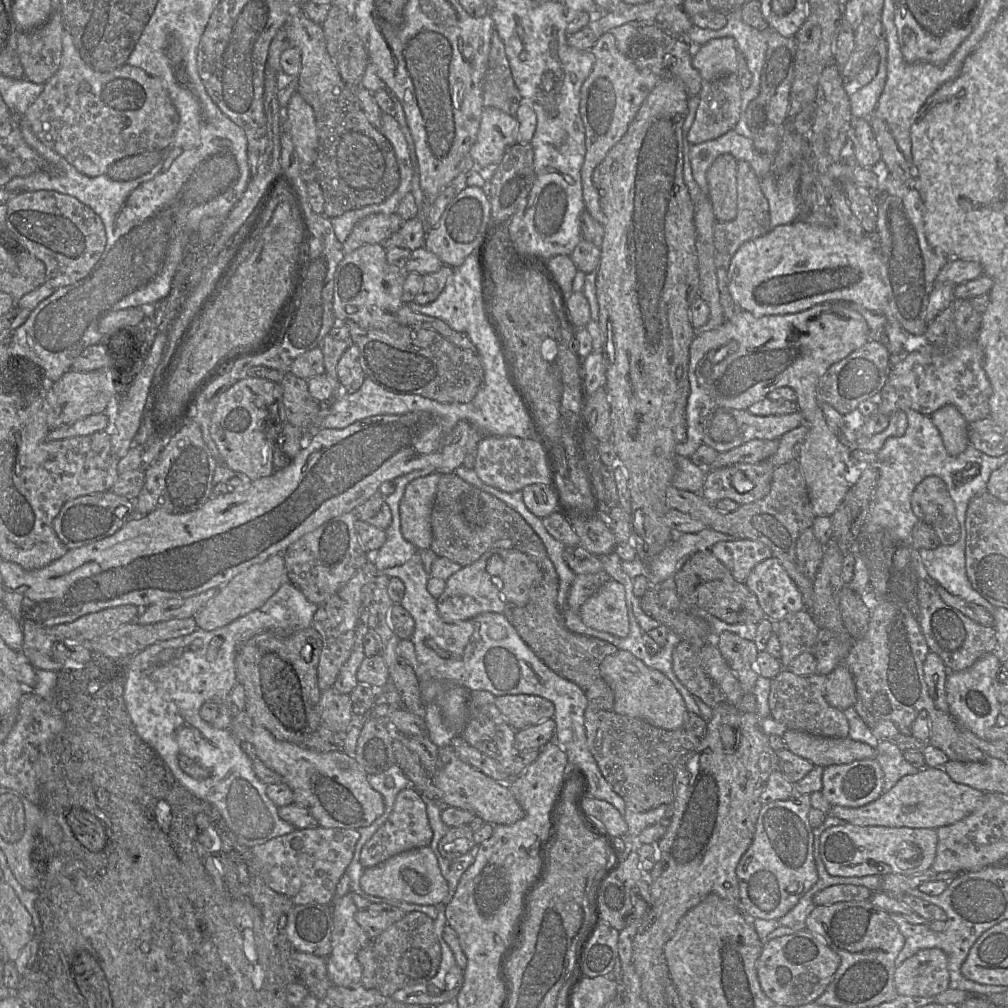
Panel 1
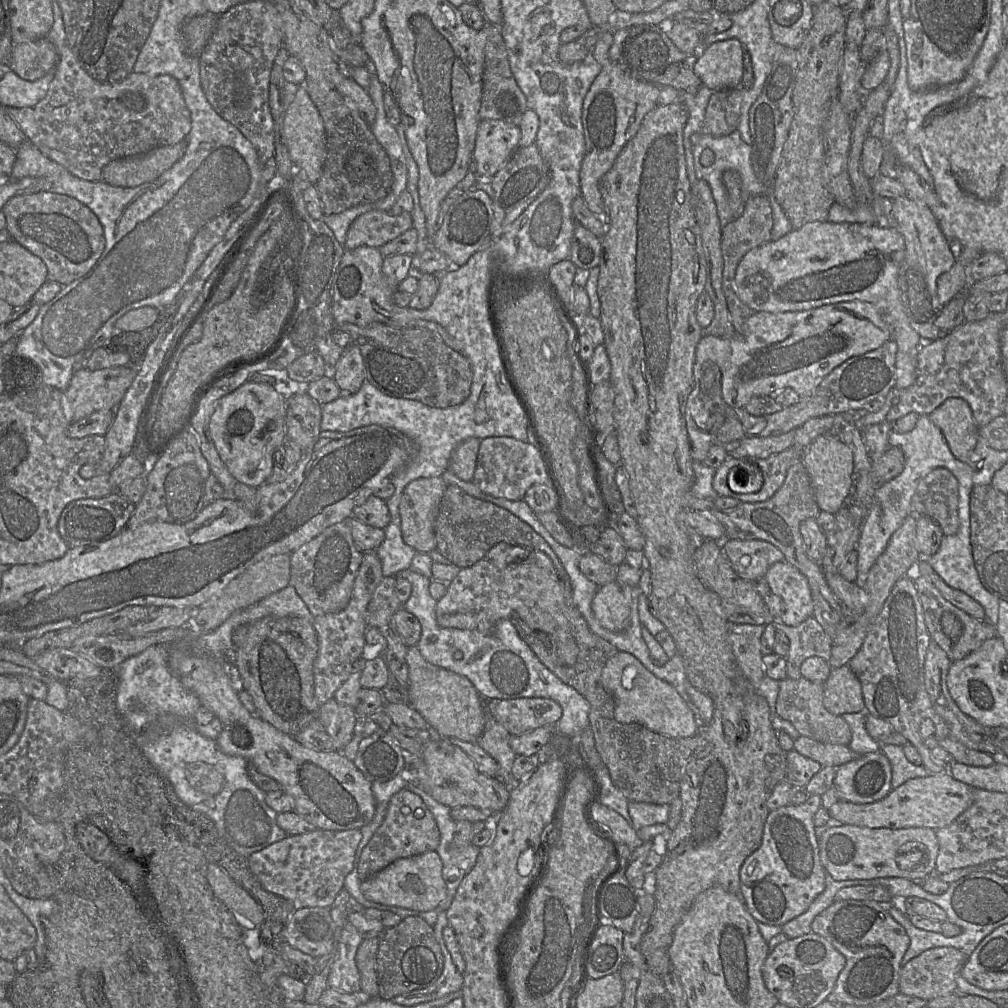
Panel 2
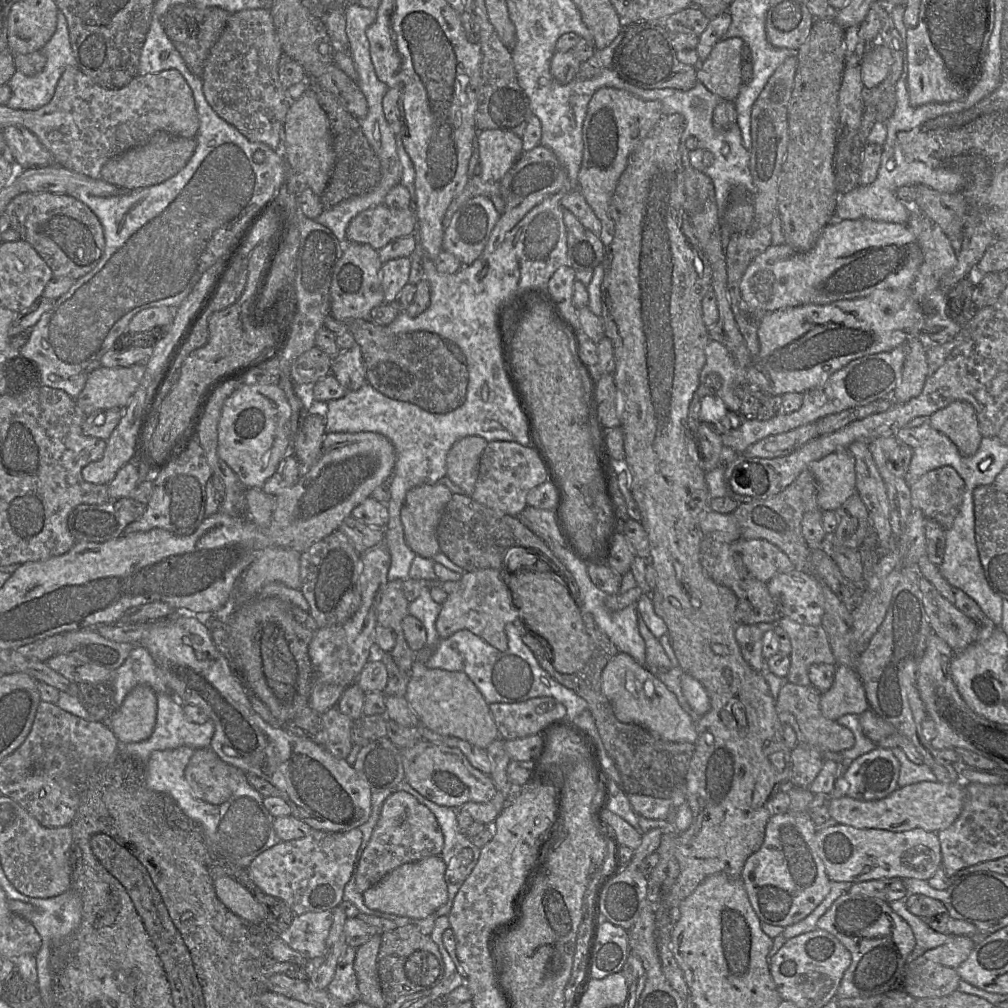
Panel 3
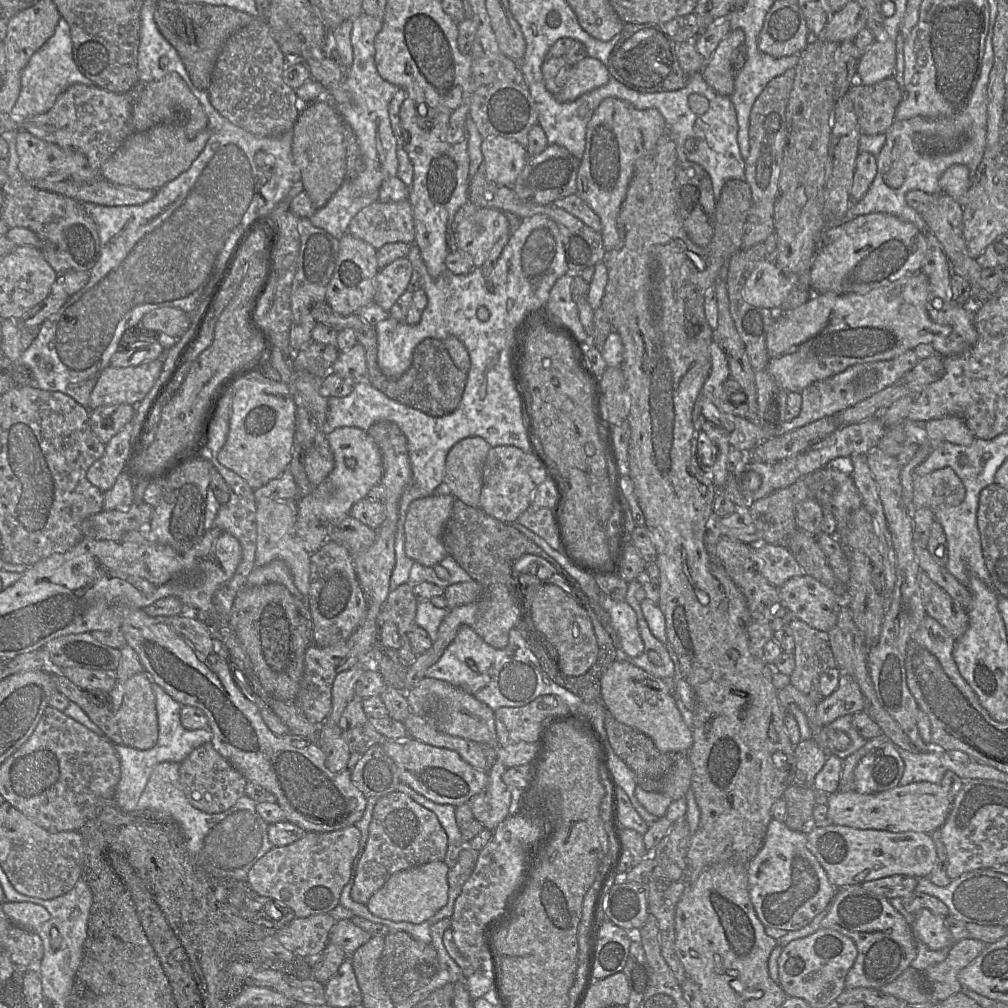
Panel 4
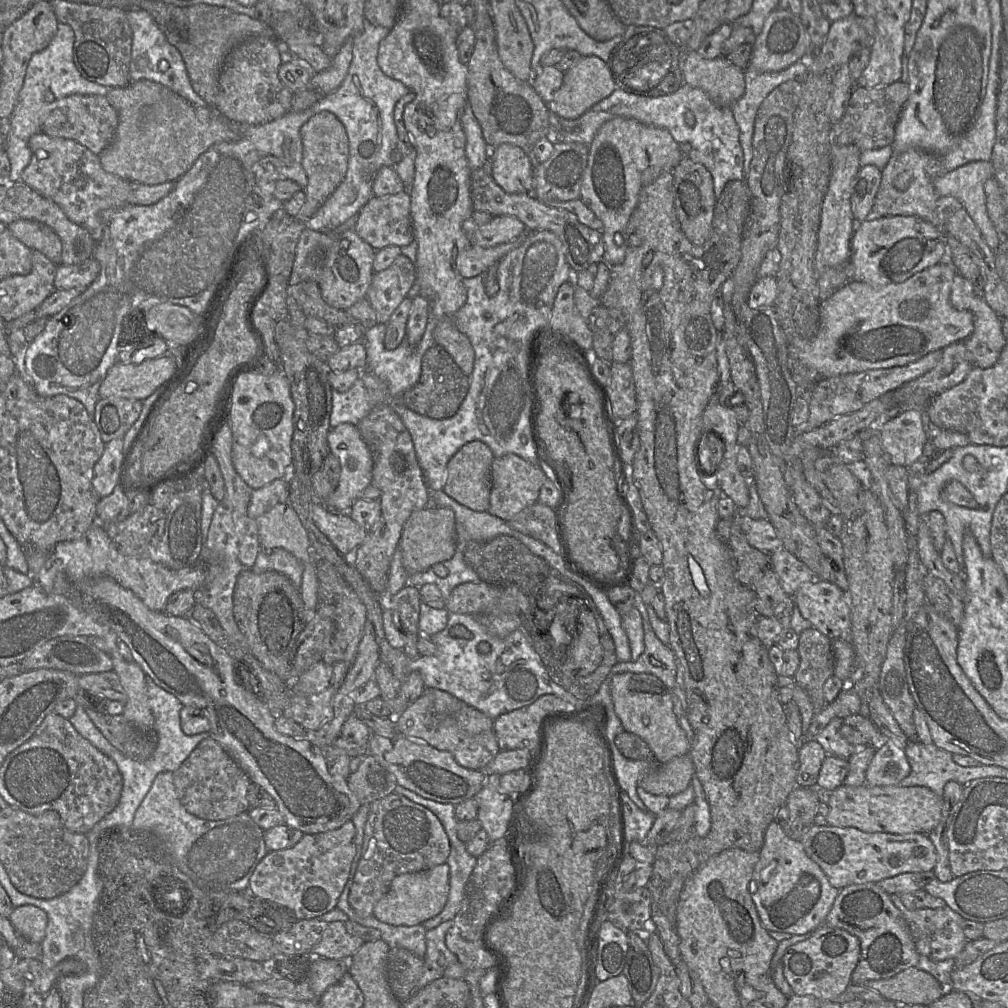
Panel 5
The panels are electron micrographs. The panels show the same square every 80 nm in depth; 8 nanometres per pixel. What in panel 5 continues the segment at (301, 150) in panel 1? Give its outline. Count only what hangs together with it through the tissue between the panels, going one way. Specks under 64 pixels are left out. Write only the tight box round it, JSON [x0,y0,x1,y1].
[295,111,349,223]

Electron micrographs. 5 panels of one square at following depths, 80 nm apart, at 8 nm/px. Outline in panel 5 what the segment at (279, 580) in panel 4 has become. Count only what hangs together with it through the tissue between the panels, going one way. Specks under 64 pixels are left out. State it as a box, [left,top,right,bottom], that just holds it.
[254,549,304,589]

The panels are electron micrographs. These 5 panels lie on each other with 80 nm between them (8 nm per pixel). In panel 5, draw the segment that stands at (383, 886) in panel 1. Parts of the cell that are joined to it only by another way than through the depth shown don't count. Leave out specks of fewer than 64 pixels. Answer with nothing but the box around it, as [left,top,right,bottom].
[374,863,449,926]

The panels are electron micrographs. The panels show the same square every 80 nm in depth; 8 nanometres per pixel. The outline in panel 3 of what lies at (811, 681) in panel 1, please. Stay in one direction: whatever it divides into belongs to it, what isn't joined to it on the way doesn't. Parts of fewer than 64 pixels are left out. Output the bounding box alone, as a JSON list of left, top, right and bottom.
[776,682,855,752]

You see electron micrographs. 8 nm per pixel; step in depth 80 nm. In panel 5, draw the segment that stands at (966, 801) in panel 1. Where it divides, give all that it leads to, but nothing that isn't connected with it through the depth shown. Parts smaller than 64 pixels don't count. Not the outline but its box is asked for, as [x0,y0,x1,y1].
[826,785,943,834]

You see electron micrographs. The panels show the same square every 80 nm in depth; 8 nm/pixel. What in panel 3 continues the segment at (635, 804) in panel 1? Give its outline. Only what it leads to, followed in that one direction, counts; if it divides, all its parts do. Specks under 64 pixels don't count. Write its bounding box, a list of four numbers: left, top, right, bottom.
[513,609,695,799]

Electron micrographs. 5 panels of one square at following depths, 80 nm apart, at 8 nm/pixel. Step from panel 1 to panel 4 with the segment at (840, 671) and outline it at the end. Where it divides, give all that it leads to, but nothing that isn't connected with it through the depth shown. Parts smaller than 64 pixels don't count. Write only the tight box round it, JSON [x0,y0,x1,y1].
[815,673,864,727]

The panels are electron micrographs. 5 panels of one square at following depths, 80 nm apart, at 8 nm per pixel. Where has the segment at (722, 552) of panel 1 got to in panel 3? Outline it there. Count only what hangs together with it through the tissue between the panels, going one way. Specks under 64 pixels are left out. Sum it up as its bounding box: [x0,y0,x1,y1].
[731,539,795,583]

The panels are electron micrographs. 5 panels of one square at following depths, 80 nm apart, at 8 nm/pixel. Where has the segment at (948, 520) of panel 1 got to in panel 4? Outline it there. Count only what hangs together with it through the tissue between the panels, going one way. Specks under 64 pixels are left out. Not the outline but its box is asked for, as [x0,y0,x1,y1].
[913,467,966,512]

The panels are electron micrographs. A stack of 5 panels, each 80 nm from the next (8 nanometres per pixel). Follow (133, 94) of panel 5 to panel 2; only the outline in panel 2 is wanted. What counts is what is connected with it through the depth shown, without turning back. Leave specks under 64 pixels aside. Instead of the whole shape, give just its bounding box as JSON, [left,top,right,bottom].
[101,140,186,187]

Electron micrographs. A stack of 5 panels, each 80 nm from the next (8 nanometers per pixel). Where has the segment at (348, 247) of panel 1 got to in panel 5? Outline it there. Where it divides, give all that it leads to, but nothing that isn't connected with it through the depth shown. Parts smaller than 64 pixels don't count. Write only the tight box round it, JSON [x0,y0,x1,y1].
[353,191,415,251]

